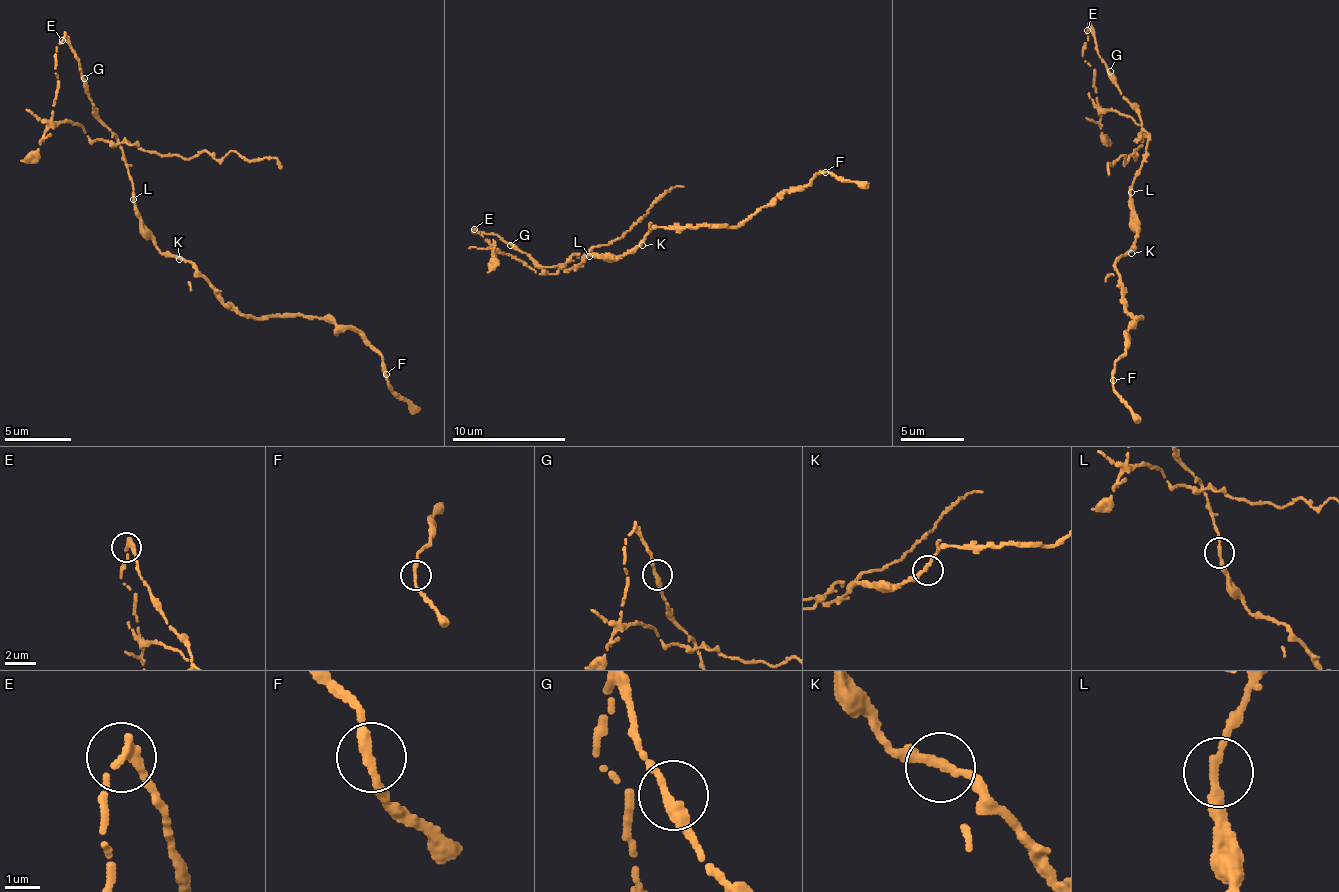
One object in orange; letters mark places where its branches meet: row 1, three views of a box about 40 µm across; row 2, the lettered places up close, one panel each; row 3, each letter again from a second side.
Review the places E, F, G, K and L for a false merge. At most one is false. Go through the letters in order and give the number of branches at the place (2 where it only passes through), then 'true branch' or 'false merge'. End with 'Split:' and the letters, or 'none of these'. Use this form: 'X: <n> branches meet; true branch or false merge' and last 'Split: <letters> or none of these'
E: 2 branches meet; false merge
F: 2 branches meet; true branch
G: 2 branches meet; true branch
K: 2 branches meet; true branch
L: 2 branches meet; true branch
Split: E

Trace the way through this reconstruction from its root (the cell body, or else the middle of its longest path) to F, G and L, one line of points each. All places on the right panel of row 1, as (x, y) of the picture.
F: (1127, 250), (1115, 268), (1127, 313), (1144, 319), (1135, 319), (1126, 335), (1129, 339), (1115, 364), (1113, 380)
G: (1127, 250), (1136, 238), (1129, 202), (1131, 183), (1142, 163), (1147, 137), (1140, 113), (1120, 94), (1110, 71)
L: (1127, 250), (1136, 238), (1129, 202), (1131, 192)

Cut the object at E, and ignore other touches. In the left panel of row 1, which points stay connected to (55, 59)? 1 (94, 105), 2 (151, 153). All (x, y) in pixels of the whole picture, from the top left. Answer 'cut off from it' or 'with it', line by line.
1: cut off from it
2: with it

